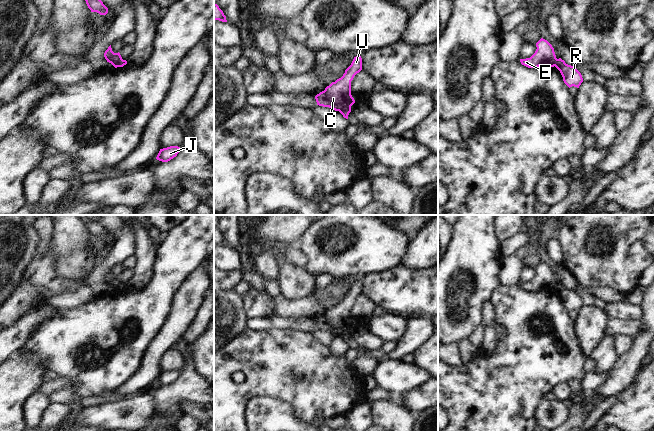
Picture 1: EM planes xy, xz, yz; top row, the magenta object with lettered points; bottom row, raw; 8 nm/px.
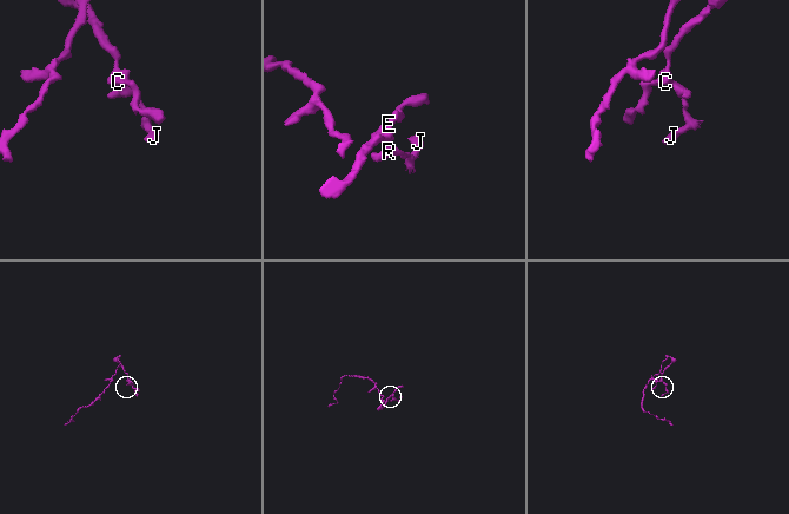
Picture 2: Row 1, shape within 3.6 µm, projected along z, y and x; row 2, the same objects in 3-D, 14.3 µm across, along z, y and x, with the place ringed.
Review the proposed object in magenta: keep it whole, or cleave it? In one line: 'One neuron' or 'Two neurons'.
Two neurons.

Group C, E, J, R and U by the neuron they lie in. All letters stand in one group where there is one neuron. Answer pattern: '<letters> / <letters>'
C E U / J R

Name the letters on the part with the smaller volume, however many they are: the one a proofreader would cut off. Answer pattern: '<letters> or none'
J, R.

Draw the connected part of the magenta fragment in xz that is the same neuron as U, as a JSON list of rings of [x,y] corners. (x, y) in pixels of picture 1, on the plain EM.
[[[360,279],[354,281],[351,289],[345,294],[343,300],[332,306],[315,320],[317,329],[329,331],[335,335],[351,332],[355,327],[351,319],[351,305],[354,300],[362,294],[362,282]]]

